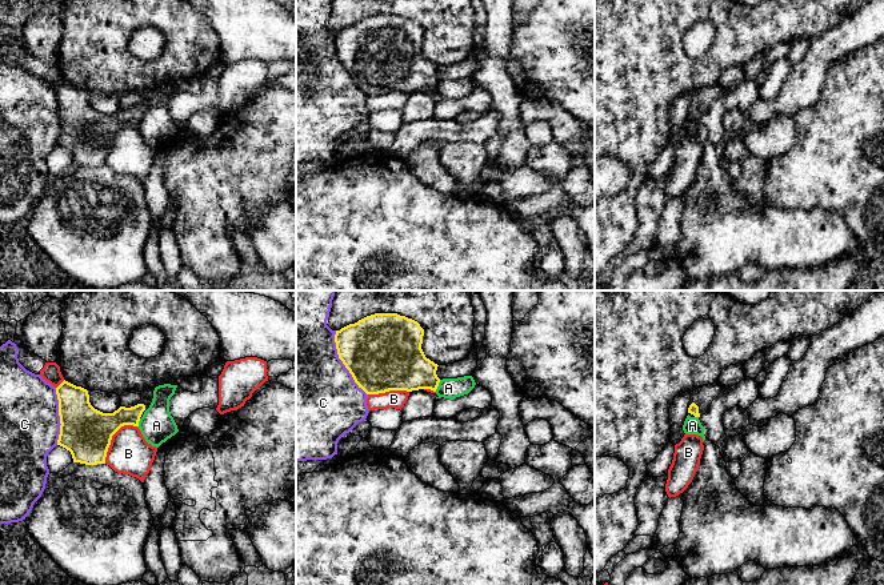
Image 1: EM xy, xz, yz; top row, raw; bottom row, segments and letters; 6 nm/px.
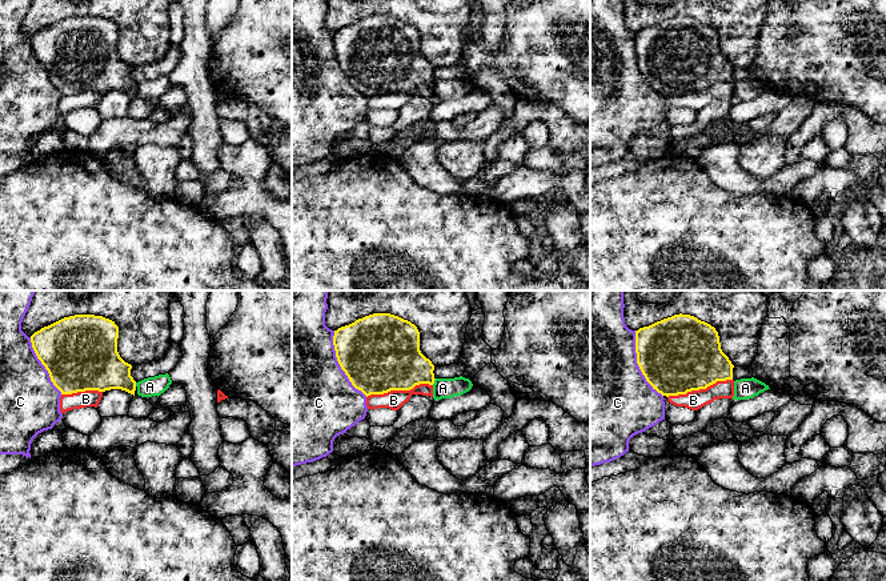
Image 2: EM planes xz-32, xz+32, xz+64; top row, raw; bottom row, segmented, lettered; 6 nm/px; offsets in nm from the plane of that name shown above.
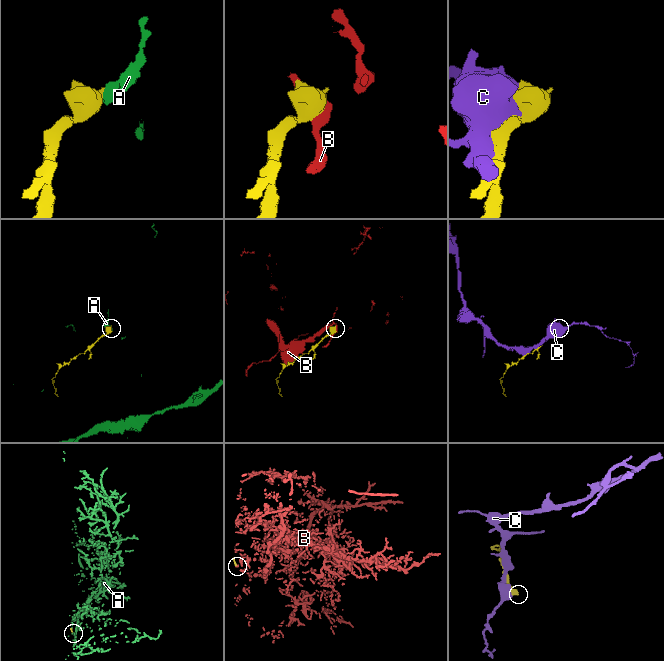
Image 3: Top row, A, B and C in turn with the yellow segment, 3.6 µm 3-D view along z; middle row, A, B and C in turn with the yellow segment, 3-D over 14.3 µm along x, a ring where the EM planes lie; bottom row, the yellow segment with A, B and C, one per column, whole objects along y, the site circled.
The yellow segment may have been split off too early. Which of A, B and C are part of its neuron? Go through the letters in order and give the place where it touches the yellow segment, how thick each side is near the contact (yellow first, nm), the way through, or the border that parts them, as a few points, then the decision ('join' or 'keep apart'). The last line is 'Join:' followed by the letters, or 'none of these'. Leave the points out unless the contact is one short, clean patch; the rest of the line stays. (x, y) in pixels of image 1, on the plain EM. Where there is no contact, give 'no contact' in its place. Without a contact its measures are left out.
A: xz (438, 87) | 300/130 nm | along xz (440, 81), (435, 92) | keep apart
B: xy (111, 139) | 300/260 nm | keep apart
C: xz (343, 64) | 460/500 nm | keep apart
Join: none of these

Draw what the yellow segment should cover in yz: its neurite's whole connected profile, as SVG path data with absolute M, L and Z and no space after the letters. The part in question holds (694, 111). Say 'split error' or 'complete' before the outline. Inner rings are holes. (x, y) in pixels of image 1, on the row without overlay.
split error; M720 84L703 87L691 93L691 103L688 116L691 119L700 119L707 115L712 103L721 95Z

